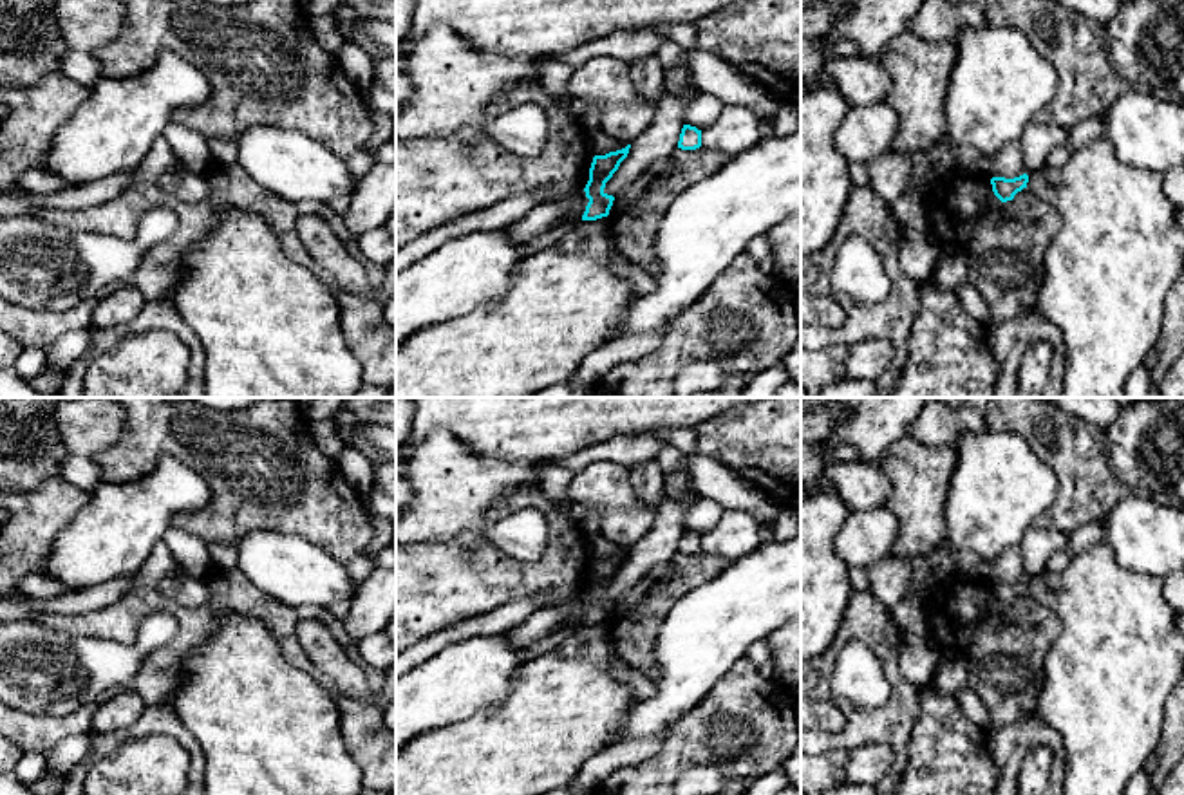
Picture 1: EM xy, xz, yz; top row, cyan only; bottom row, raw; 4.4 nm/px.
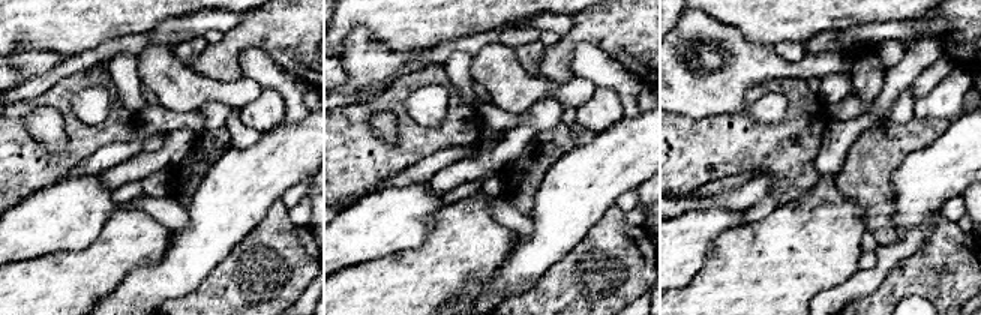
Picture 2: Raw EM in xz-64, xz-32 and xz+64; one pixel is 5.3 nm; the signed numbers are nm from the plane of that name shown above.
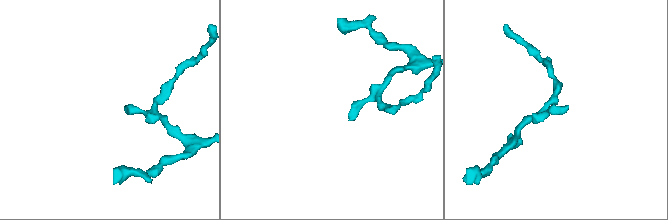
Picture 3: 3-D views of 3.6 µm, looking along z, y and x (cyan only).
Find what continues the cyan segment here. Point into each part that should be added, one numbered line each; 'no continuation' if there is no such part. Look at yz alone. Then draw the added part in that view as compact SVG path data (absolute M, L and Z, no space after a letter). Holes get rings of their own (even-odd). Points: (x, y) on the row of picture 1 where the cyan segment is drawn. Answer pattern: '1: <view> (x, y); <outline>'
no continuation

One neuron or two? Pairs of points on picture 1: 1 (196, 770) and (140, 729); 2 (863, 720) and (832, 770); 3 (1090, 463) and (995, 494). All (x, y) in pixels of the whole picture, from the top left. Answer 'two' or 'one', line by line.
1: one
2: two
3: two

